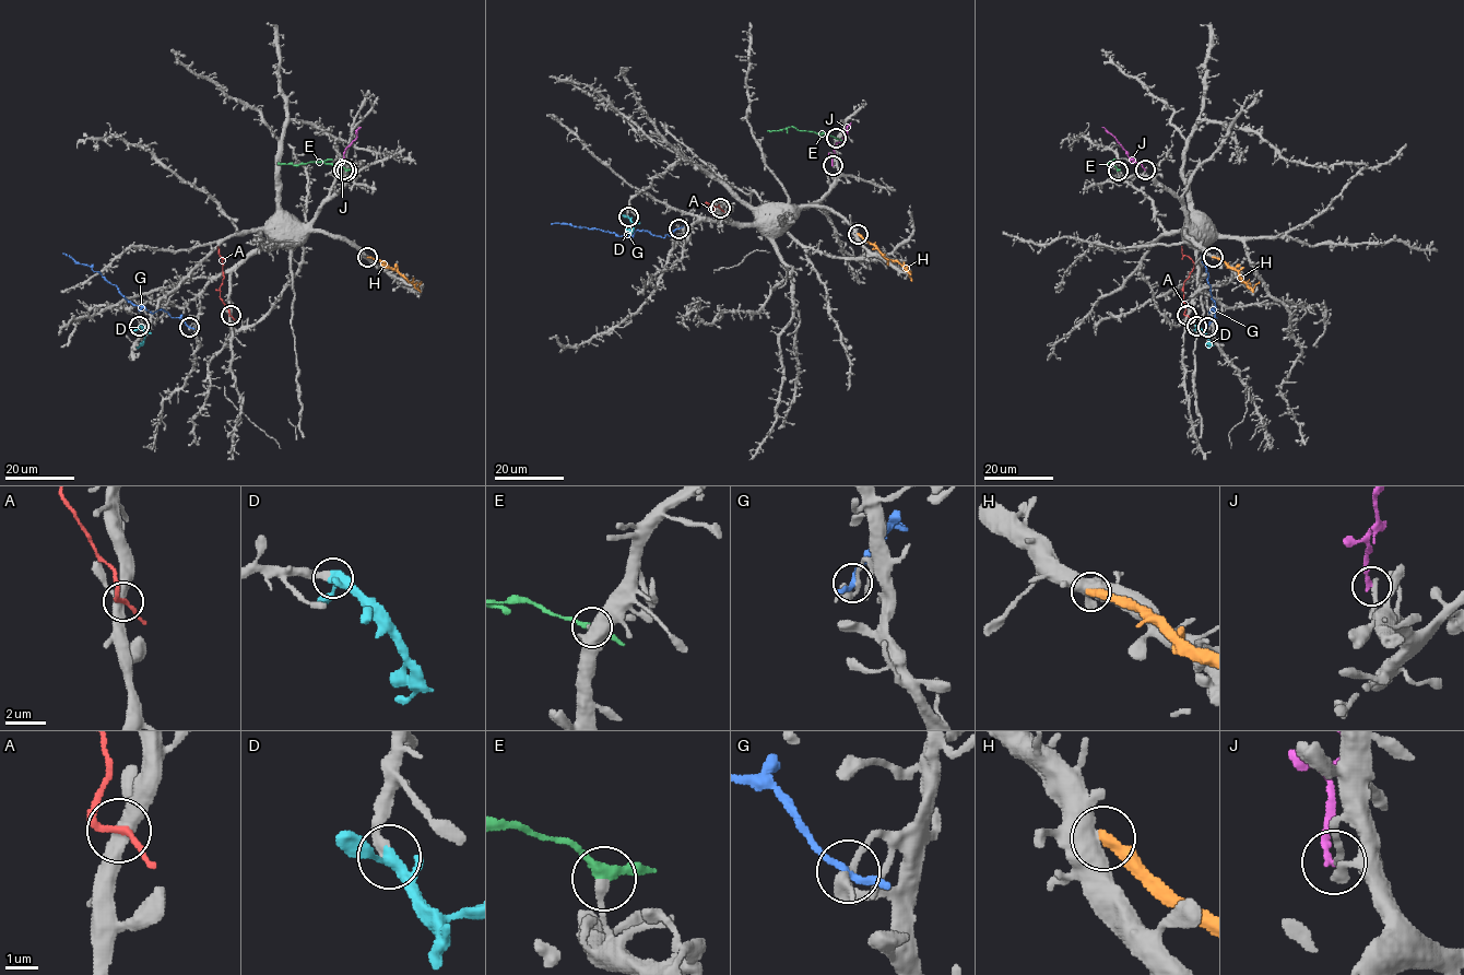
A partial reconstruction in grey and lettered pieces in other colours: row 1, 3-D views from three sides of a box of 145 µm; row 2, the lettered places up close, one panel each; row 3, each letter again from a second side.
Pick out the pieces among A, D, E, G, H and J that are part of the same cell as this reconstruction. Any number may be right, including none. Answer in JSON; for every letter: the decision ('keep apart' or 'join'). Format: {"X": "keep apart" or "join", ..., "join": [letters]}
{"A": "keep apart", "D": "join", "E": "keep apart", "G": "keep apart", "H": "keep apart", "J": "keep apart", "join": ["D"]}

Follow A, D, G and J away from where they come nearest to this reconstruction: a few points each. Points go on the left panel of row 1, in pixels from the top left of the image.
A: (231, 315), (220, 297), (223, 277), (219, 246)
D: (140, 326), (144, 336), (136, 348)
G: (189, 327), (181, 318), (173, 318), (163, 310), (150, 313), (144, 306), (132, 305), (98, 272), (62, 253)
J: (342, 169), (343, 152), (356, 138), (361, 127)

